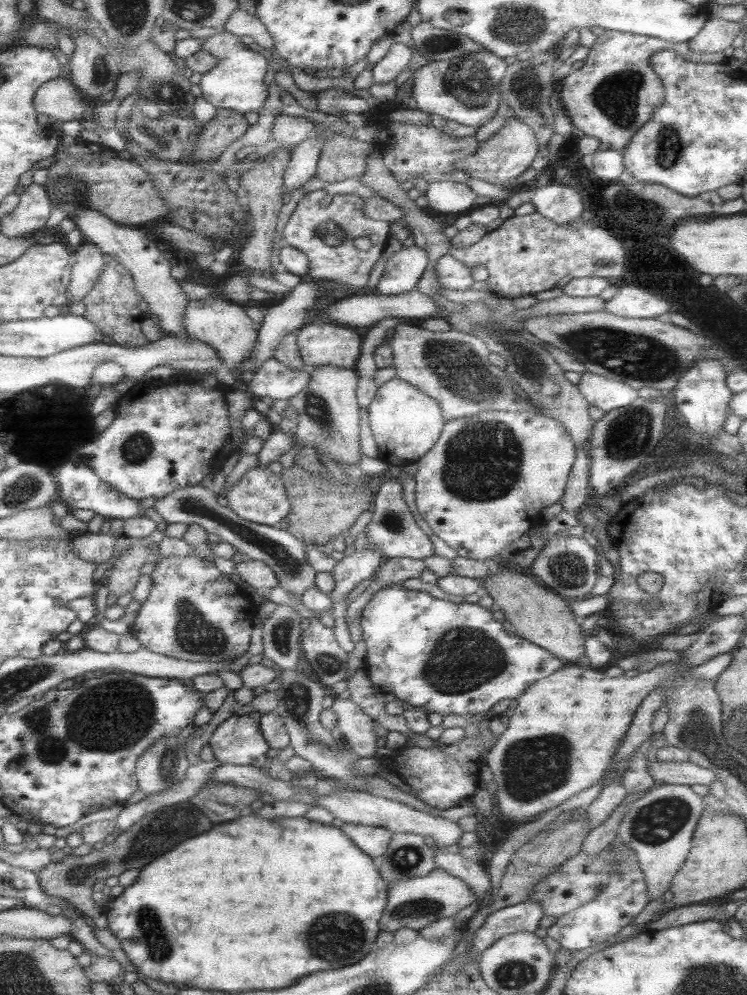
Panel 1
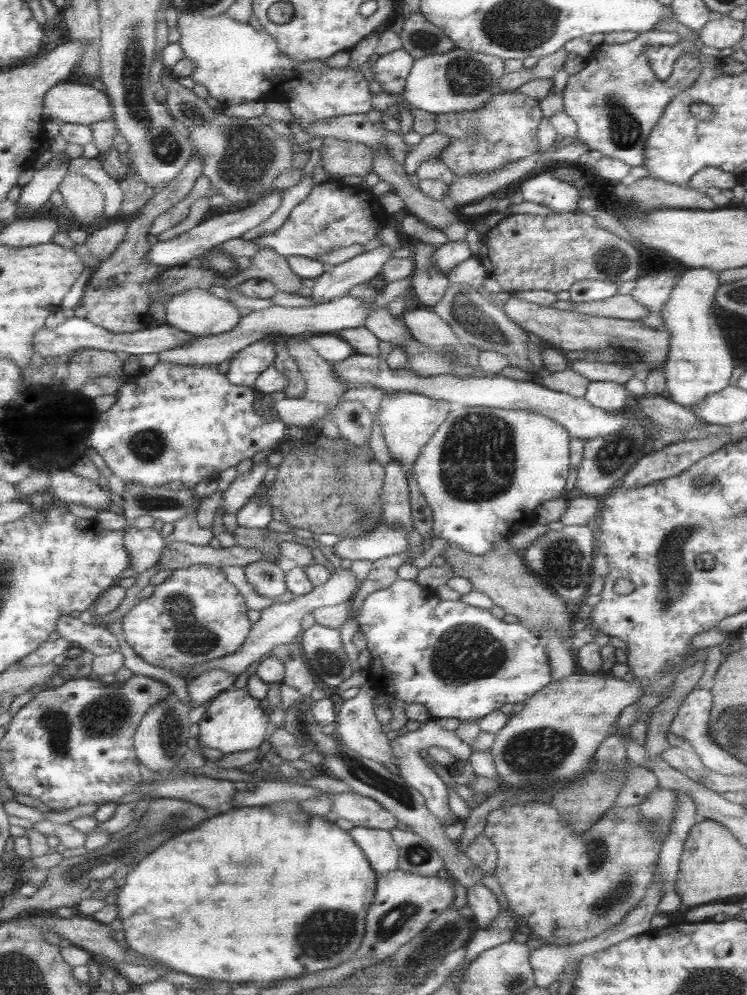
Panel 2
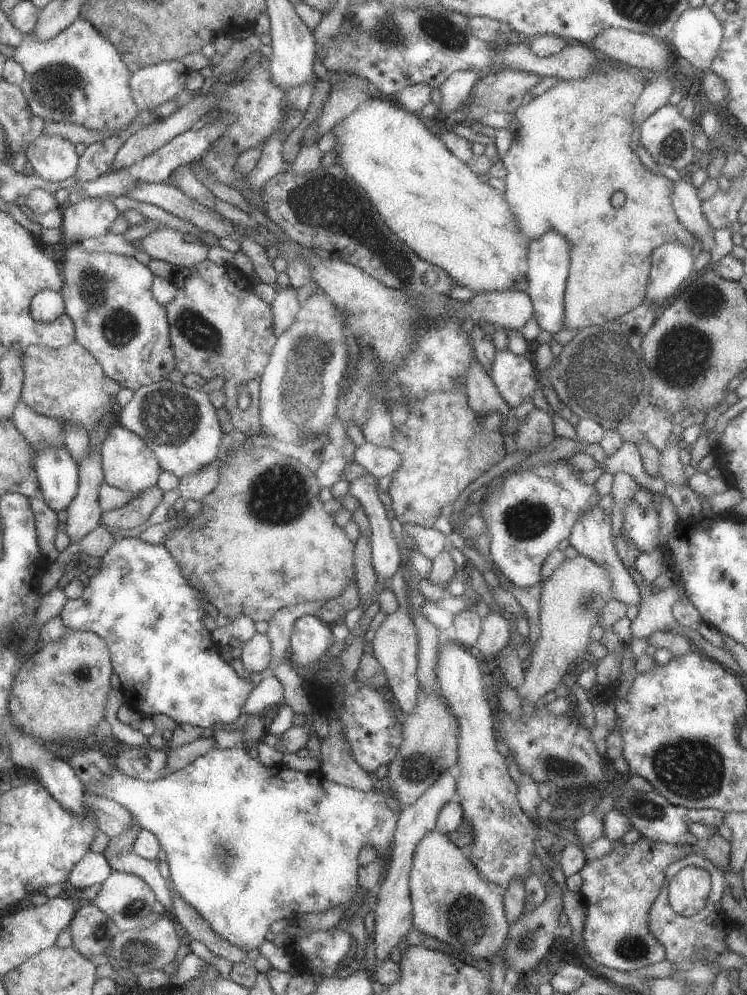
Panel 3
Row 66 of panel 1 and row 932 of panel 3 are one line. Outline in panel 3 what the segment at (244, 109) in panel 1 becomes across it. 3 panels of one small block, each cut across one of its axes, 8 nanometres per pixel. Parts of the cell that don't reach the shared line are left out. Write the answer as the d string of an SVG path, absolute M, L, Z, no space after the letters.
M242 748L210 749L206 754L195 758L180 770L154 781L130 778L113 766L111 771L101 775L98 779L82 784L84 793L115 800L120 806L124 806L131 812L131 816L136 818L135 824L141 824L142 828L155 834L162 850L166 852L170 871L169 879L173 882L181 899L187 902L209 924L215 935L222 937L230 944L239 946L245 953L258 948L264 942L264 936L274 921L282 918L288 919L298 914L326 912L333 906L350 908L349 905L357 896L359 887L357 881L360 867L357 861L359 852L362 847L374 844L374 846L378 846L375 850L377 854L384 855L385 860L387 848L390 848L390 844L395 839L395 830L399 819L399 814L386 805L387 793L385 791L380 789L359 791L326 780L320 771L303 773L288 769L282 763L266 767L257 759L250 758L247 751Z

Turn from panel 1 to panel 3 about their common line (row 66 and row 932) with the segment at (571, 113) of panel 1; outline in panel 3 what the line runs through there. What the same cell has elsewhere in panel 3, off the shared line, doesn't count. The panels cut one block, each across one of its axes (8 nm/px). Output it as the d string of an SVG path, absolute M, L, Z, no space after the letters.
M692 835L678 844L646 837L638 838L633 844L620 840L614 843L608 854L586 860L579 871L582 878L579 894L585 904L581 936L585 953L596 964L628 971L664 960L664 947L649 927L649 912L666 884L666 869L690 854L696 843Z

